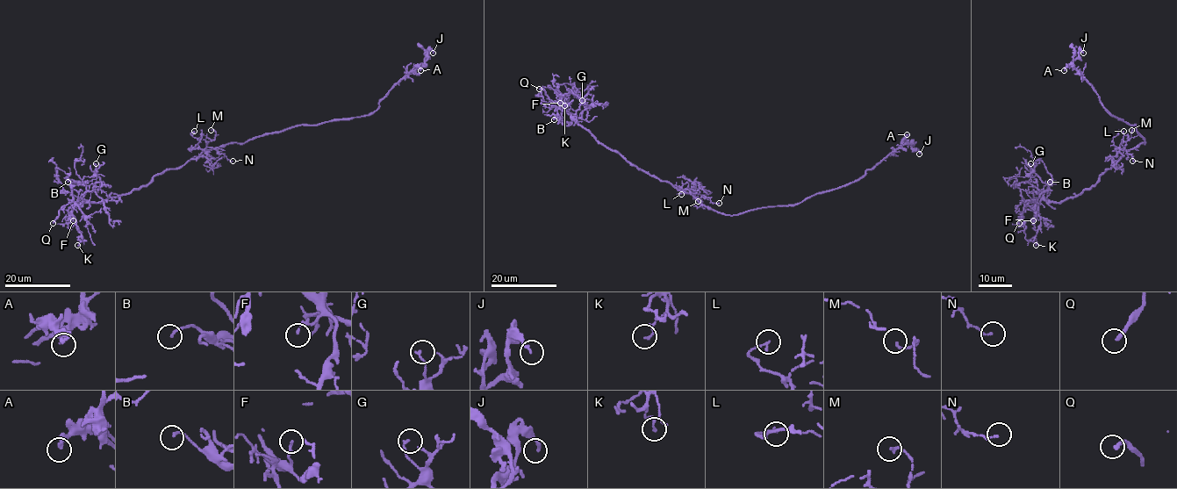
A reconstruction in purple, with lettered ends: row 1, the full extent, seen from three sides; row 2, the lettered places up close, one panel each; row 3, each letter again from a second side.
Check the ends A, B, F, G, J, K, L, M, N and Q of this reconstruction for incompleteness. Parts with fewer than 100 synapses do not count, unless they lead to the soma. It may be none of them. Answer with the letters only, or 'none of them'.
Q

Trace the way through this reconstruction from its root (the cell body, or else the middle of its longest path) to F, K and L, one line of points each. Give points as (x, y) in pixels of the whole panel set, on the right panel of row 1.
F: (1139, 145), (1126, 149), (1093, 185), (1080, 194), (1060, 202), (1042, 199), (1037, 216), (1033, 220)
K: (1139, 145), (1126, 149), (1080, 194), (1060, 202), (1042, 199), (1036, 245)
L: (1139, 145), (1120, 149), (1123, 131)

